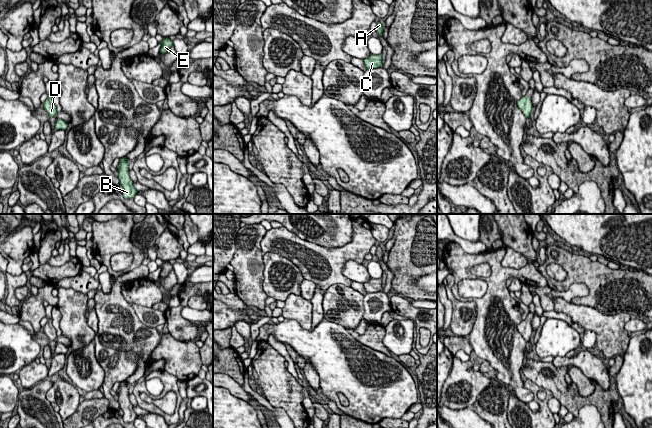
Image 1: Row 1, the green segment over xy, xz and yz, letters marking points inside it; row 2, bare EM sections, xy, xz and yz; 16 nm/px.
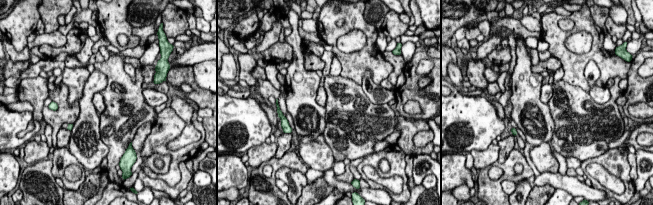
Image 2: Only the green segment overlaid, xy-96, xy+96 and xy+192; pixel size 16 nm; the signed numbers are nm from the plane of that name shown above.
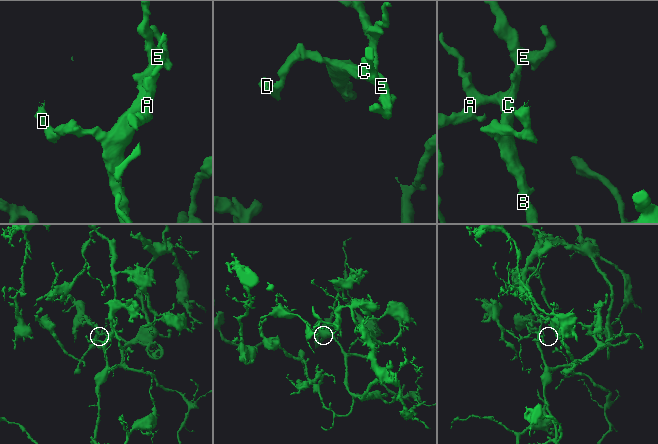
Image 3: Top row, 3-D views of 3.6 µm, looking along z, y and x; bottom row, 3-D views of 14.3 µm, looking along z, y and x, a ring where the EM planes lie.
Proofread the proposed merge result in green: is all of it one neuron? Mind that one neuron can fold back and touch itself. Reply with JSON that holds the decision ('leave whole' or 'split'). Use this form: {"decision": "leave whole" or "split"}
{"decision": "leave whole"}

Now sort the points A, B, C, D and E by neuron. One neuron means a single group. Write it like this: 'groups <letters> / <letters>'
groups A B C D E

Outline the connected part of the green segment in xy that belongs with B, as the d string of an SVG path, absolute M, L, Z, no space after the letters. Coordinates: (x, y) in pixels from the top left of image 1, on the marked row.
M127 157L120 158L117 176L119 178L120 185L123 187L124 198L134 198L138 191L135 189L129 176L129 160Z

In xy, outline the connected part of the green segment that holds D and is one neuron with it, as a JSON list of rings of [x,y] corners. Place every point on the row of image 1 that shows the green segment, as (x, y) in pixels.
[[[52,95],[49,97],[47,97],[46,101],[43,103],[44,105],[44,109],[47,111],[47,113],[49,114],[49,116],[51,117],[56,117],[57,115],[57,107],[54,104],[54,102],[52,101]]]

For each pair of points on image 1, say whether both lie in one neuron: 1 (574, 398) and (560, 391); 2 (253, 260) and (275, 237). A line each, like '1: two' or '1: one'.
1: one
2: two

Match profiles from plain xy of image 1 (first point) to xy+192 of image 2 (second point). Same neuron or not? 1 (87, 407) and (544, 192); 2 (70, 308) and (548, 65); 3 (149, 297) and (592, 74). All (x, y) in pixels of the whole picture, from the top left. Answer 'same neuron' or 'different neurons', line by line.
1: same neuron
2: different neurons
3: different neurons

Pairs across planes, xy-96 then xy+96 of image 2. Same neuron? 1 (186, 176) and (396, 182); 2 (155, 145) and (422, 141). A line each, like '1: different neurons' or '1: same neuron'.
1: different neurons
2: different neurons

